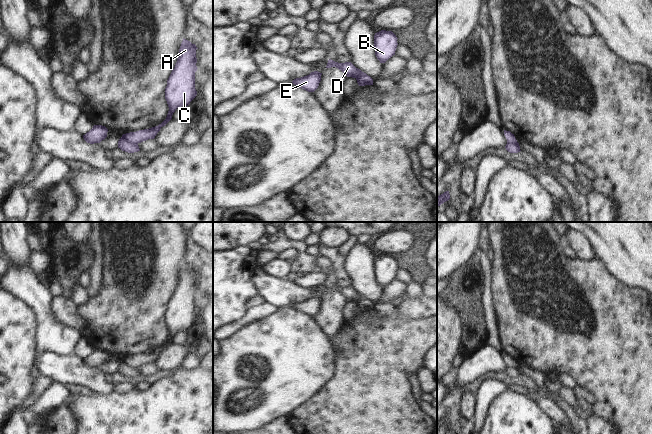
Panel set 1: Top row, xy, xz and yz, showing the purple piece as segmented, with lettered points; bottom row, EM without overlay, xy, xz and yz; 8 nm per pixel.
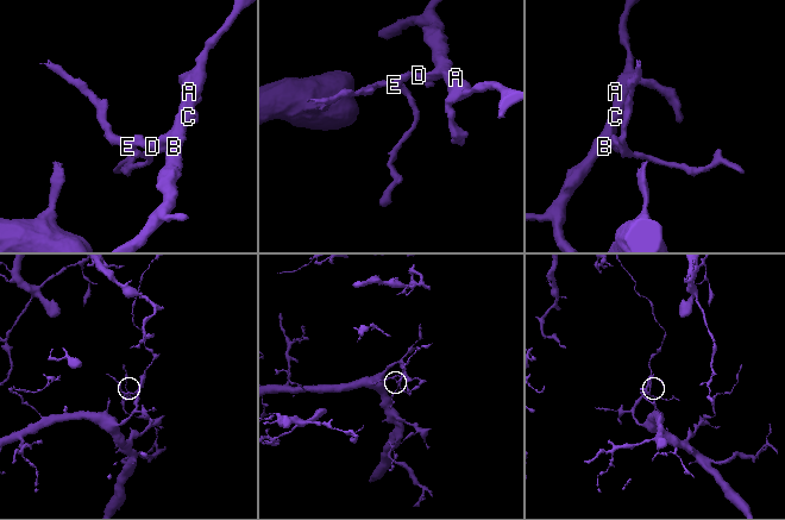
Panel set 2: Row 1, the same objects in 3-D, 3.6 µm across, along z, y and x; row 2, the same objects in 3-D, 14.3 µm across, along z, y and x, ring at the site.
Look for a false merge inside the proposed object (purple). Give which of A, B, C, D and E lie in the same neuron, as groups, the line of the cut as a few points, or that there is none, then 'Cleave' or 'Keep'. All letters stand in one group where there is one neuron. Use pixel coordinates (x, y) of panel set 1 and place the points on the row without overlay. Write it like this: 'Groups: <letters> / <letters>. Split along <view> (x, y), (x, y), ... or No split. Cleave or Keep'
Groups: A B C / D E. Split along xy (122, 360), (130, 366), (137, 368). Cleave.

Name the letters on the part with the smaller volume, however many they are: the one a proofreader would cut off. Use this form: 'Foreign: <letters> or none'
Foreign: D, E.

